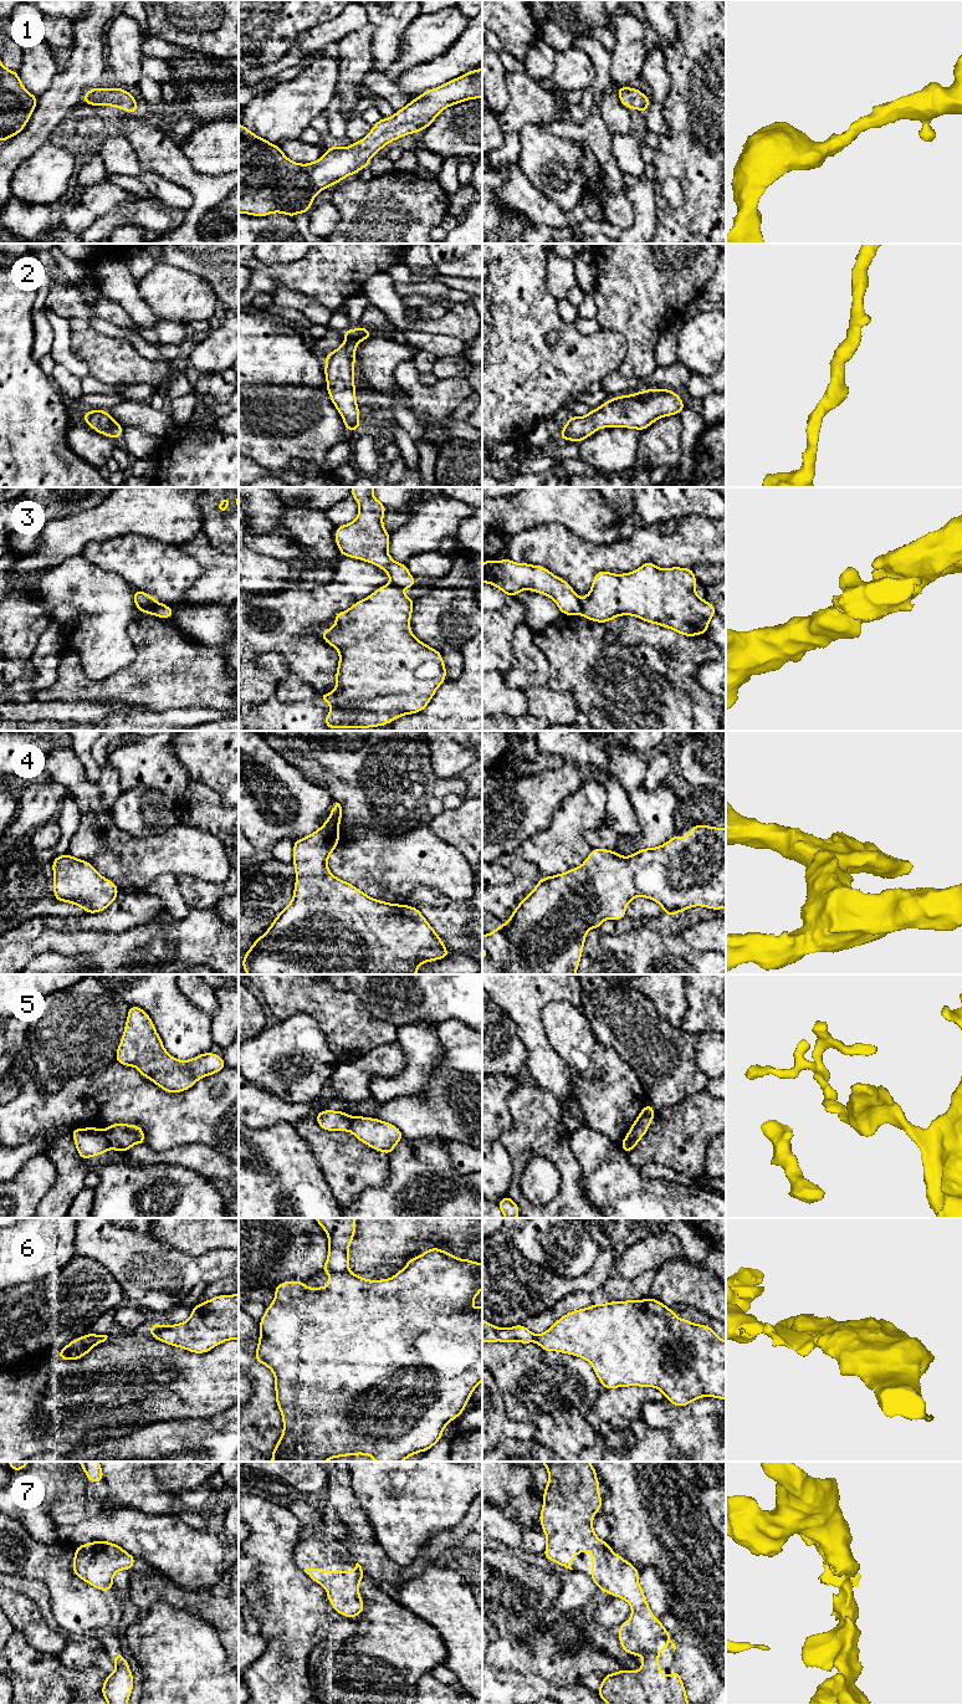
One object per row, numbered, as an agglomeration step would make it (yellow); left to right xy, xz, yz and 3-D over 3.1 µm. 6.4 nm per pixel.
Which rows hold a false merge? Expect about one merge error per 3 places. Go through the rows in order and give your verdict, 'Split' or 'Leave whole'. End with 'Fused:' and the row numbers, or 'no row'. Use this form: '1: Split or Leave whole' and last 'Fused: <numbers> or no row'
1: Leave whole
2: Leave whole
3: Split
4: Leave whole
5: Split
6: Split
7: Leave whole
Fused: 3, 5, 6

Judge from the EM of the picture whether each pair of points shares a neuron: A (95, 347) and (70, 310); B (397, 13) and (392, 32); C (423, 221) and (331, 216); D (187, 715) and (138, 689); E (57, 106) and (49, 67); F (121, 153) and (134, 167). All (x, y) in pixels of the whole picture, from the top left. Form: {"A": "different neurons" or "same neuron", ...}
{"A": "different neurons", "B": "same neuron", "C": "different neurons", "D": "different neurons", "E": "different neurons", "F": "same neuron"}

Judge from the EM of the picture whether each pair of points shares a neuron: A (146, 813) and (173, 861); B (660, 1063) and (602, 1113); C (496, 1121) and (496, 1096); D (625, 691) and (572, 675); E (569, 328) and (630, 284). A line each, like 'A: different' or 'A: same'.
A: different
B: different
C: same
D: same
E: different

